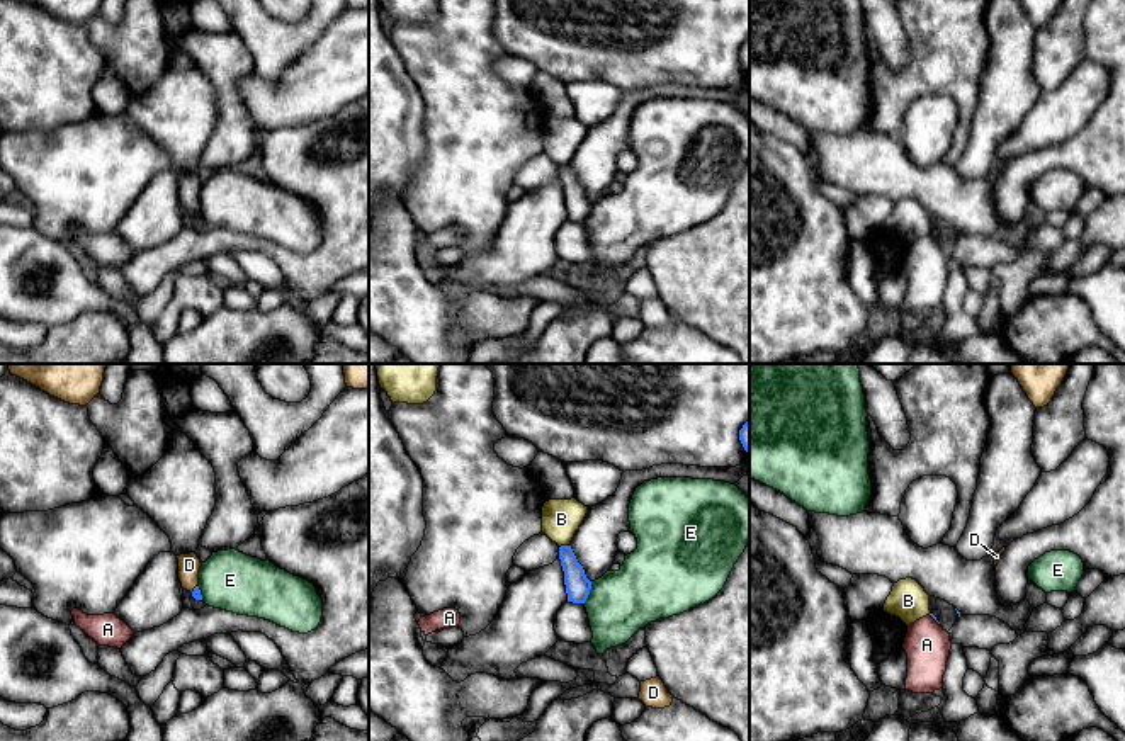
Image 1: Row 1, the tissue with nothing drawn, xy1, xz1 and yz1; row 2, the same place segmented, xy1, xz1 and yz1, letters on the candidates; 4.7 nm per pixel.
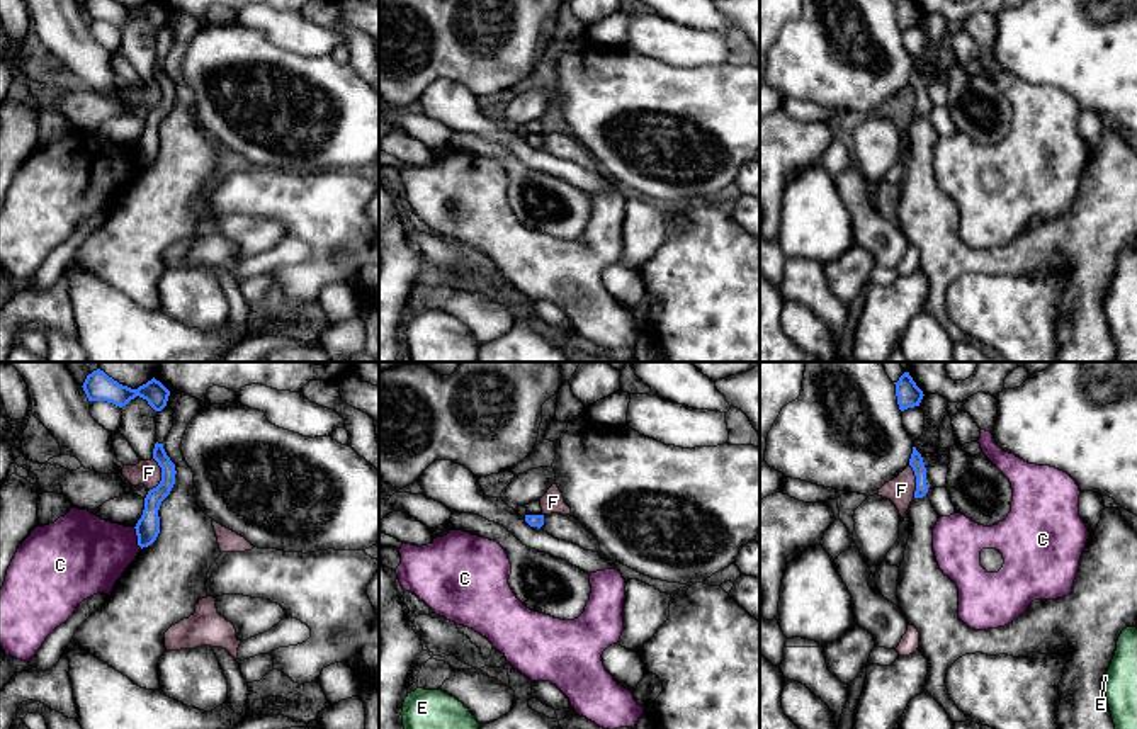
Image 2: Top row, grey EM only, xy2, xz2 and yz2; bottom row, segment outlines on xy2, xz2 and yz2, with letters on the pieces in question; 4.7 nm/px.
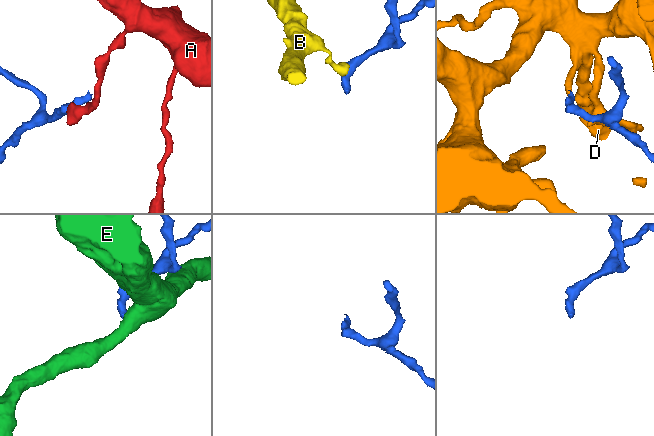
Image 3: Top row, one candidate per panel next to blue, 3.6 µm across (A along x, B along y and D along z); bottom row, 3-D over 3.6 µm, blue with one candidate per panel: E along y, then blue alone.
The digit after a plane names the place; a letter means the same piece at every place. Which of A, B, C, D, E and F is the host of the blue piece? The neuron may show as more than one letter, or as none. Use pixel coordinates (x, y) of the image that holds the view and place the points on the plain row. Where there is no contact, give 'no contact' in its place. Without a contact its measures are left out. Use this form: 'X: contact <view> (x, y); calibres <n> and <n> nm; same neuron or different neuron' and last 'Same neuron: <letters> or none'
A: contact yz1 (933, 237); calibres 20 and 220 nm; different neuron
B: contact xz1 (563, 165); calibres 120 and 180 nm; different neuron
C: contact xy2 (138, 157); calibres 110 and 360 nm; different neuron
D: contact xy1 (194, 208); calibres 50 and 110 nm; same neuron
E: contact xz1 (588, 213); calibres 120 and 300 nm; different neuron
F: contact xy2 (162, 94); calibres 110 and 120 nm; different neuron
Same neuron: D

